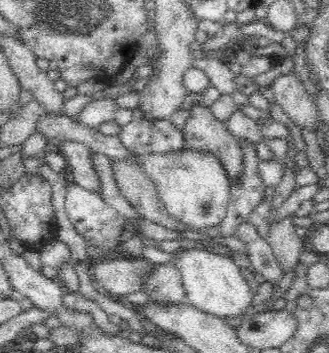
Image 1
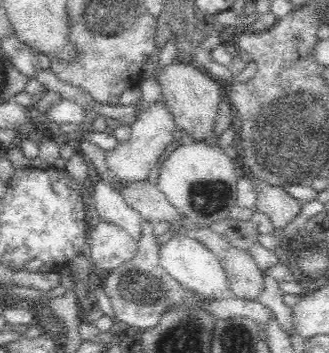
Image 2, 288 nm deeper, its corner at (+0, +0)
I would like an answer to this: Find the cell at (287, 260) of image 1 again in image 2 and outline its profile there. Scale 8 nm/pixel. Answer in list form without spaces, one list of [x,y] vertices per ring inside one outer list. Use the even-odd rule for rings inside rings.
[[[250,180],[258,192],[258,204],[256,210],[266,214],[276,230],[286,228],[298,214],[302,208],[302,202],[292,198],[288,192],[284,192],[284,188],[280,184],[266,184],[260,180]]]

